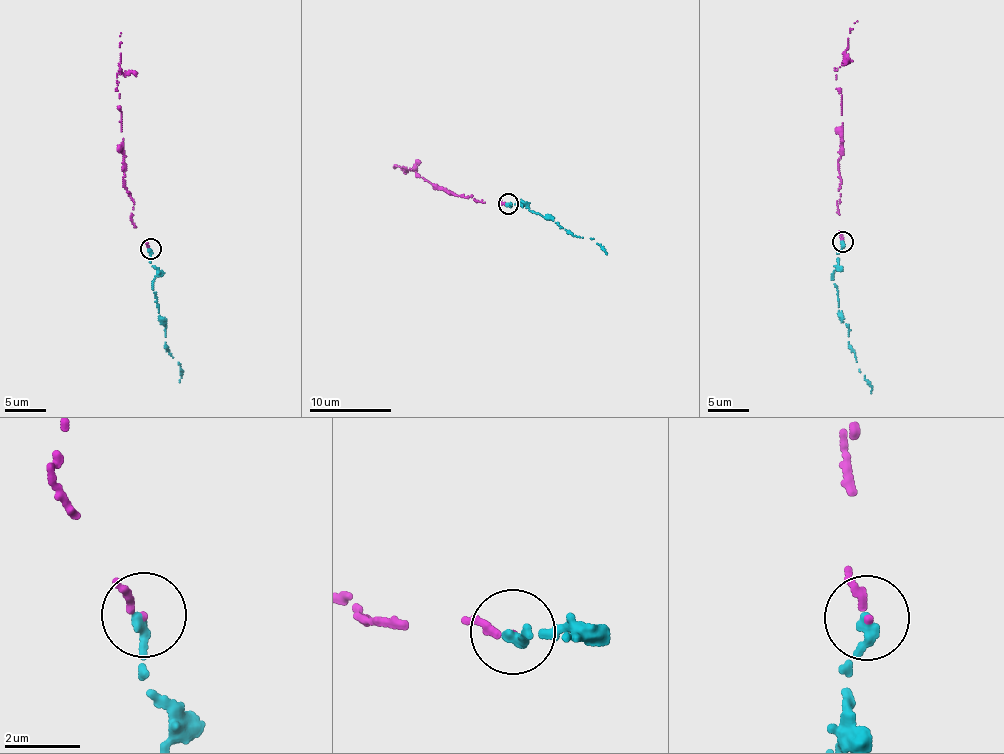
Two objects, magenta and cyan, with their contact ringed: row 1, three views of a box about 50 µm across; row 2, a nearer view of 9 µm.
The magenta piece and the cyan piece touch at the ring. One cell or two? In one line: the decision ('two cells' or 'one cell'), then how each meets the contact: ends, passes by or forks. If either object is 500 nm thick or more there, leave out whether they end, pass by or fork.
one cell; magenta ends; cyan ends

